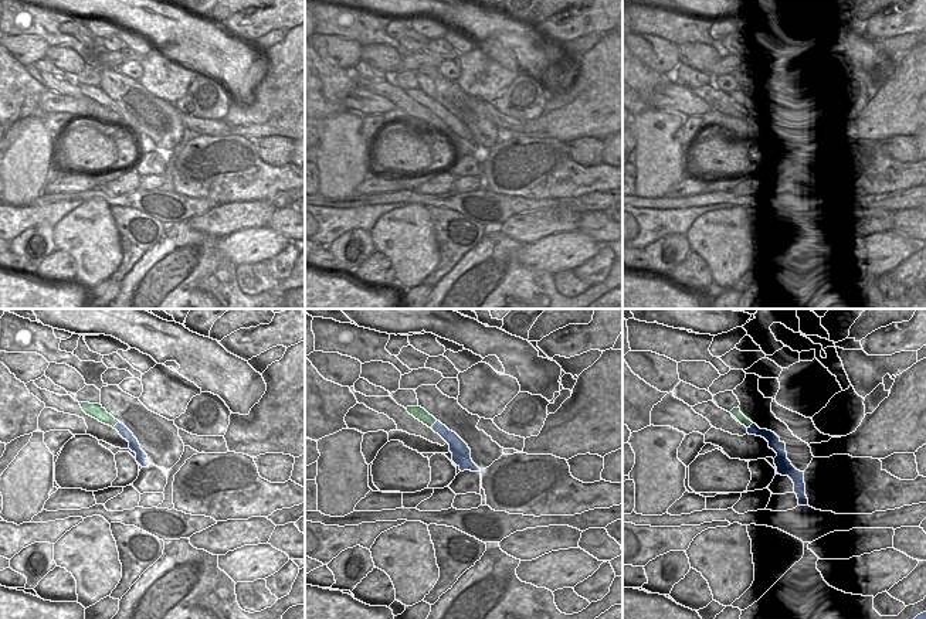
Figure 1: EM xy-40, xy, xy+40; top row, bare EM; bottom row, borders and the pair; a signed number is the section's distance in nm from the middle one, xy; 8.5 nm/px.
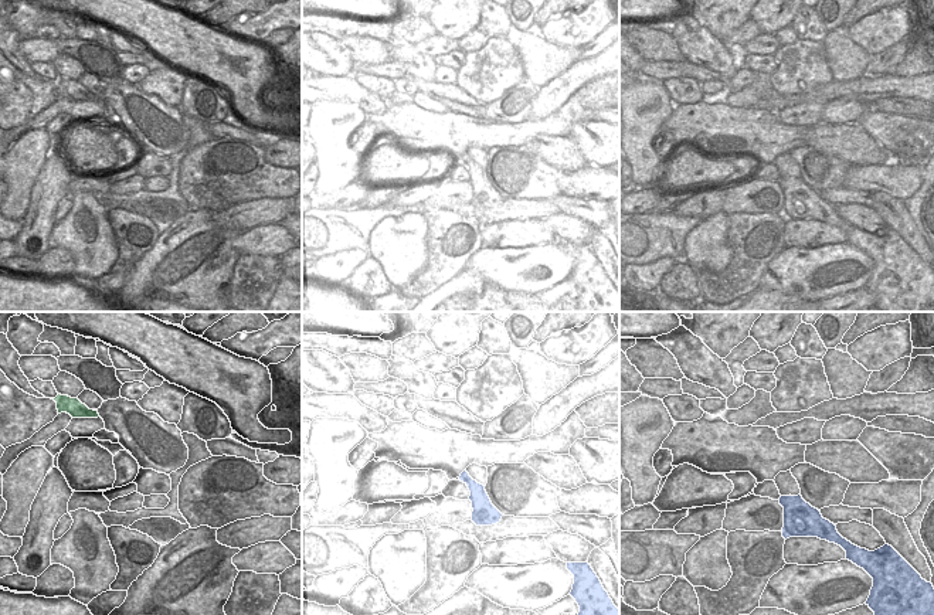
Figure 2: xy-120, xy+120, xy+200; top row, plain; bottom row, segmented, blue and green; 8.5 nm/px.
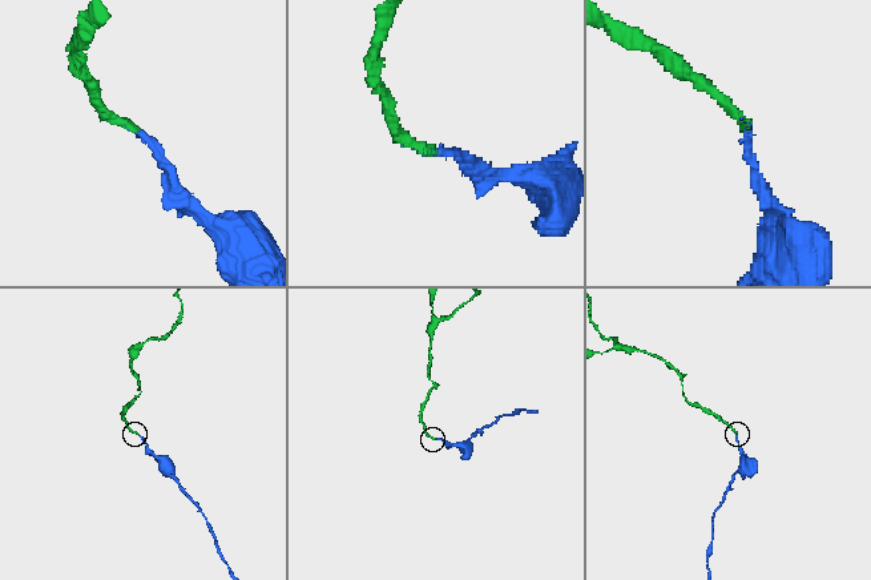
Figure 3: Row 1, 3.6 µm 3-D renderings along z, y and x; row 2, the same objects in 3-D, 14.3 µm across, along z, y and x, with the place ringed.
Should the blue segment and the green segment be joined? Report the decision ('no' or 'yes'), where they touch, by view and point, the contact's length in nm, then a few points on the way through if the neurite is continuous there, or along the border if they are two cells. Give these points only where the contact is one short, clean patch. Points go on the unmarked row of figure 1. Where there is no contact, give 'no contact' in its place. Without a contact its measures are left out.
no; contact xy (433, 108); length 90 nm; border xy (437, 104), (431, 111)

